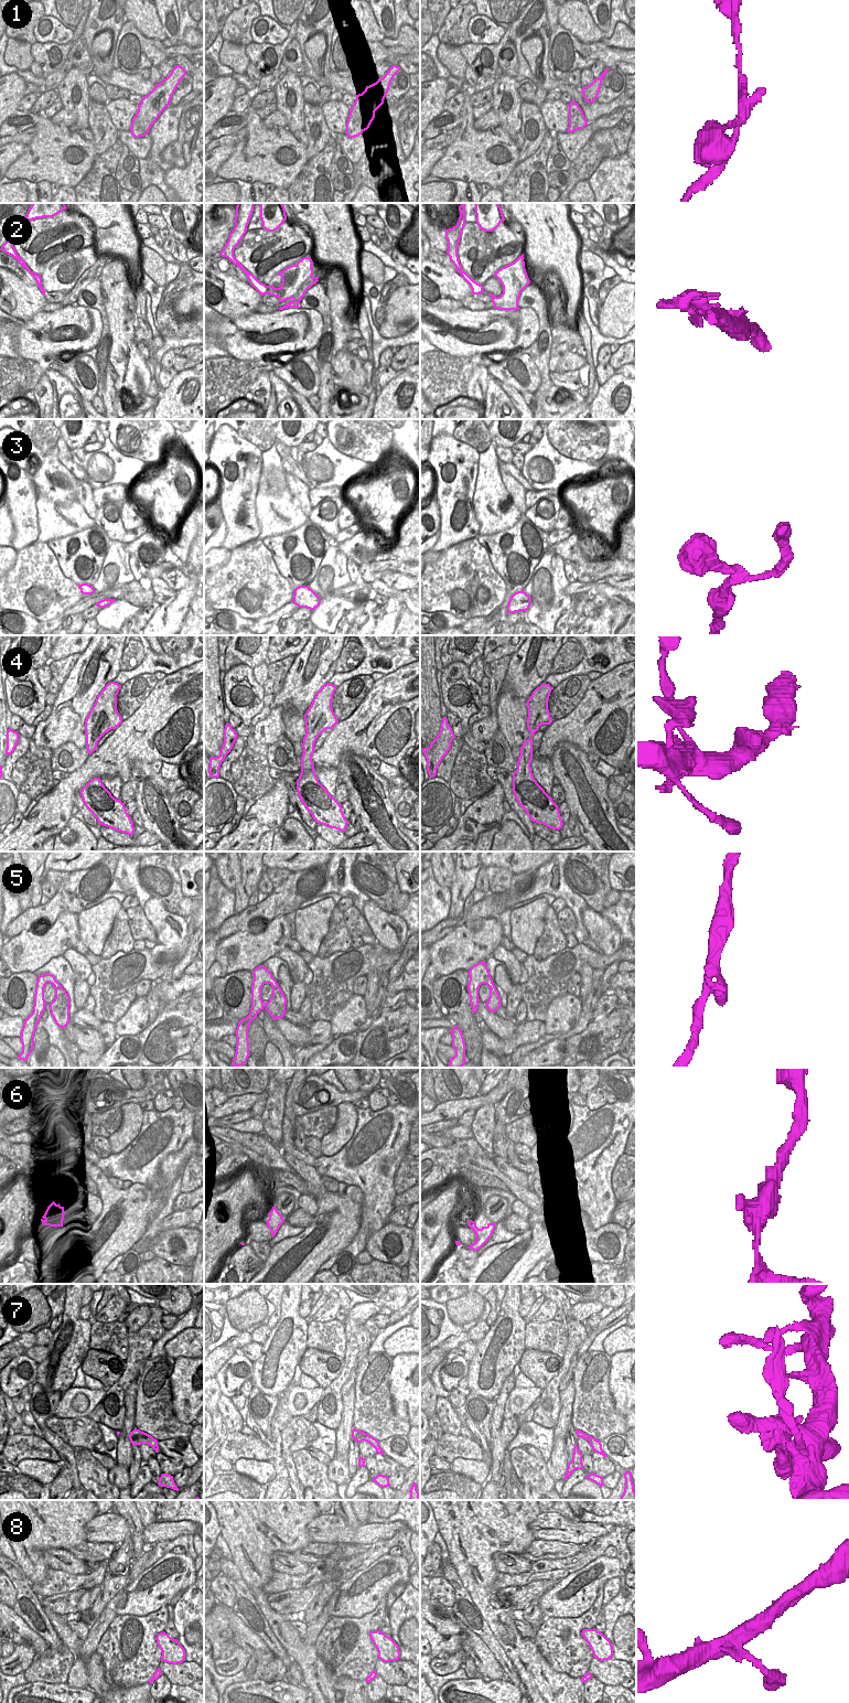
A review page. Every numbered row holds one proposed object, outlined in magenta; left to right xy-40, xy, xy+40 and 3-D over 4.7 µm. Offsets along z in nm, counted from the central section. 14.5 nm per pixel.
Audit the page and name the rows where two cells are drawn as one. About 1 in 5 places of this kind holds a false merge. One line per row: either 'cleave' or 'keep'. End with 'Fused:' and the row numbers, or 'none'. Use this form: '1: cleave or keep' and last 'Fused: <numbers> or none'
1: cleave
2: keep
3: keep
4: keep
5: keep
6: keep
7: keep
8: keep
Fused: 1

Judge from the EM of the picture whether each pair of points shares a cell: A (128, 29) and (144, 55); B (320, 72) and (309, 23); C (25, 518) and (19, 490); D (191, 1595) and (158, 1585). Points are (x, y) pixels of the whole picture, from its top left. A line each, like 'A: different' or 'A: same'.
A: same
B: same
C: same
D: different

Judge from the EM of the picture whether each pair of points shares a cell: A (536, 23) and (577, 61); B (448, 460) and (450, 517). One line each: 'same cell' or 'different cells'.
A: different cells
B: same cell

